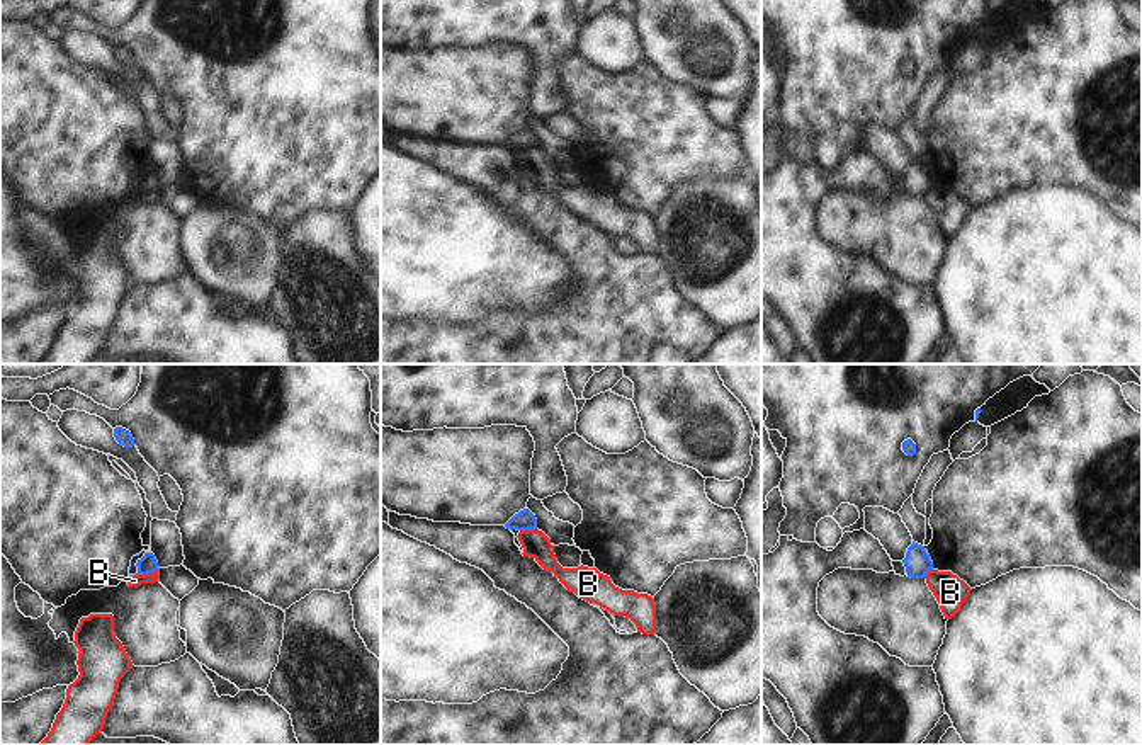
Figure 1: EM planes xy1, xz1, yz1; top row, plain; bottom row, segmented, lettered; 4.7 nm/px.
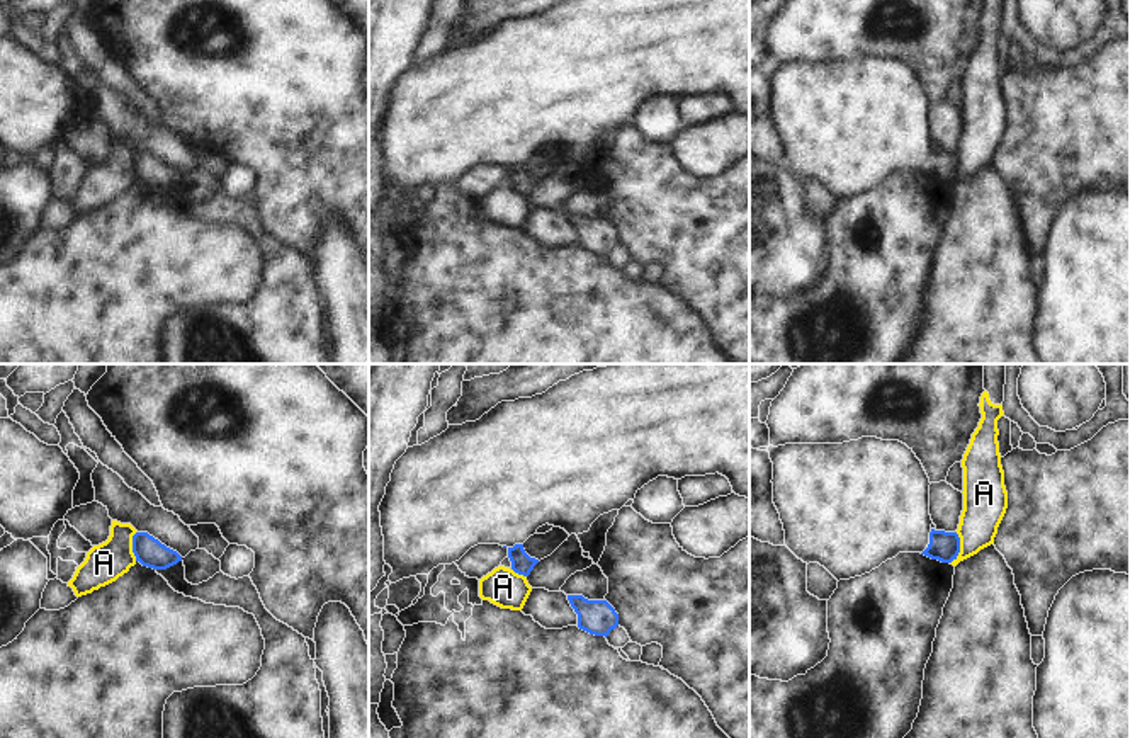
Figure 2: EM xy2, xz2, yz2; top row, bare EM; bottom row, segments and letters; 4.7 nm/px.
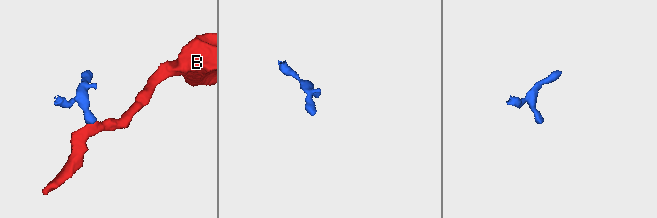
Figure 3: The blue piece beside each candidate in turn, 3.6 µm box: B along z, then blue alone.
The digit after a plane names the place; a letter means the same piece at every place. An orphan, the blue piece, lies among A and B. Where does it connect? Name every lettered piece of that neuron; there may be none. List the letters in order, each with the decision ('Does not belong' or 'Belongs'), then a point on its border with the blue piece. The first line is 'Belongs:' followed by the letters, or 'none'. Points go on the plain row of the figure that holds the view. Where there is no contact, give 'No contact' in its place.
Belongs: none
A: Does not belong. Touches blue at yz2 (959, 167)
B: Does not belong. Touches blue at xy1 (146, 193).

